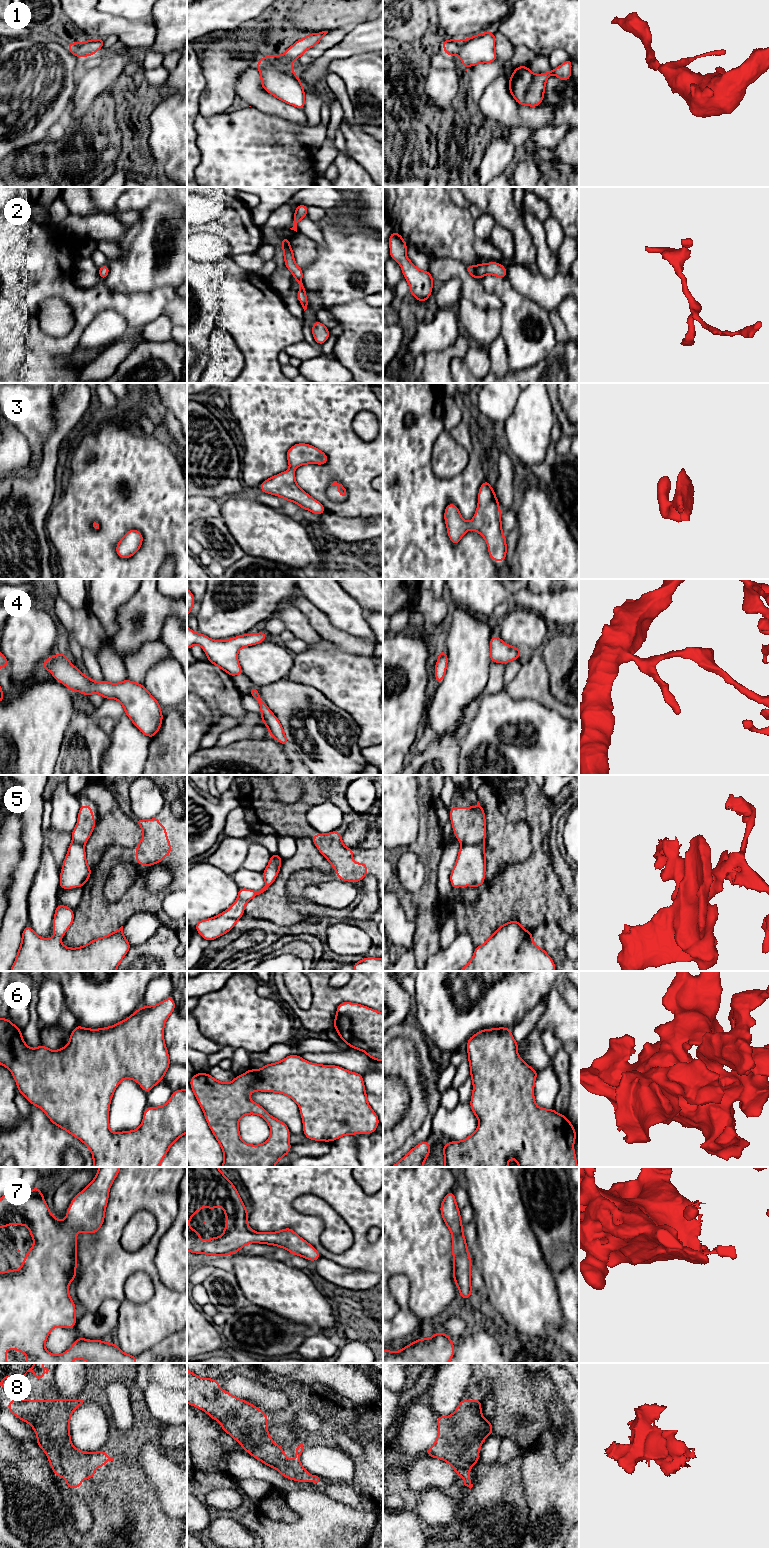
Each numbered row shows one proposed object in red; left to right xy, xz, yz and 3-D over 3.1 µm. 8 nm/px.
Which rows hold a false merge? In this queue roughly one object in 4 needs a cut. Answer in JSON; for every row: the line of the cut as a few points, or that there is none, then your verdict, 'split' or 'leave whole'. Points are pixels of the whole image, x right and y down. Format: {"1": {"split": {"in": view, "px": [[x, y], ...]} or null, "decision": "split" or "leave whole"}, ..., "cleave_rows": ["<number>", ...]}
{"1": {"split": null, "decision": "leave whole"}, "2": {"split": null, "decision": "leave whole"}, "3": {"split": null, "decision": "leave whole"}, "4": {"split": null, "decision": "leave whole"}, "5": {"split": {"in": "yz", "px": [[482, 841], [462, 844]]}, "decision": "split"}, "6": {"split": null, "decision": "leave whole"}, "7": {"split": null, "decision": "leave whole"}, "8": {"split": null, "decision": "leave whole"}, "cleave_rows": ["5"]}

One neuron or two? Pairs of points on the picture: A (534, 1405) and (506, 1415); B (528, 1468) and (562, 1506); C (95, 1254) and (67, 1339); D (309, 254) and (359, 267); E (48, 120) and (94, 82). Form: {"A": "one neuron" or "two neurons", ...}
{"A": "one neuron", "B": "one neuron", "C": "two neurons", "D": "two neurons", "E": "two neurons"}

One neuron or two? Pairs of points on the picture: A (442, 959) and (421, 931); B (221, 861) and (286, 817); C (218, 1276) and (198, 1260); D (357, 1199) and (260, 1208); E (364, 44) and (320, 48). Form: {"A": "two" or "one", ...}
{"A": "two", "B": "two", "C": "two", "D": "one", "E": "two"}

